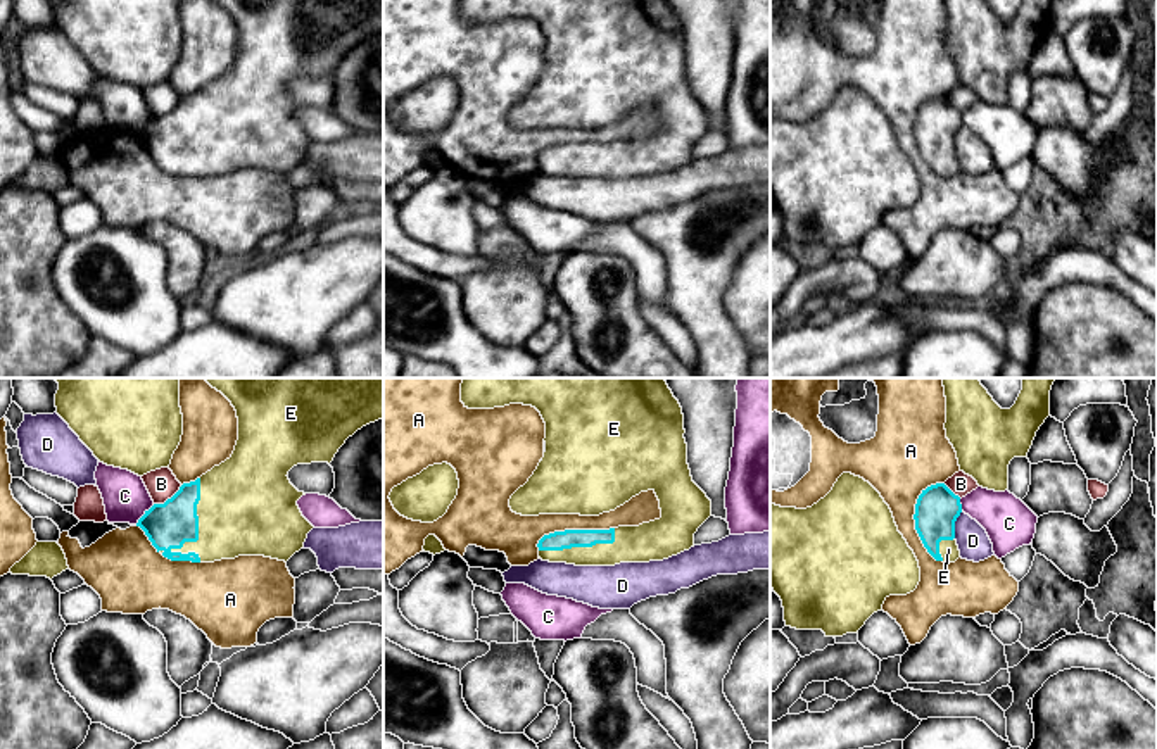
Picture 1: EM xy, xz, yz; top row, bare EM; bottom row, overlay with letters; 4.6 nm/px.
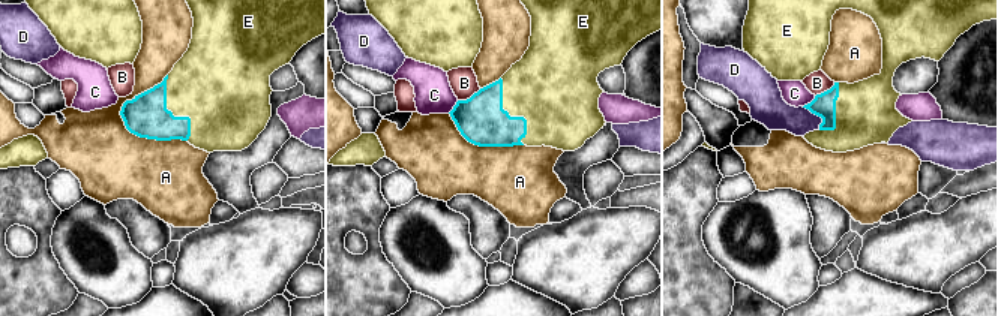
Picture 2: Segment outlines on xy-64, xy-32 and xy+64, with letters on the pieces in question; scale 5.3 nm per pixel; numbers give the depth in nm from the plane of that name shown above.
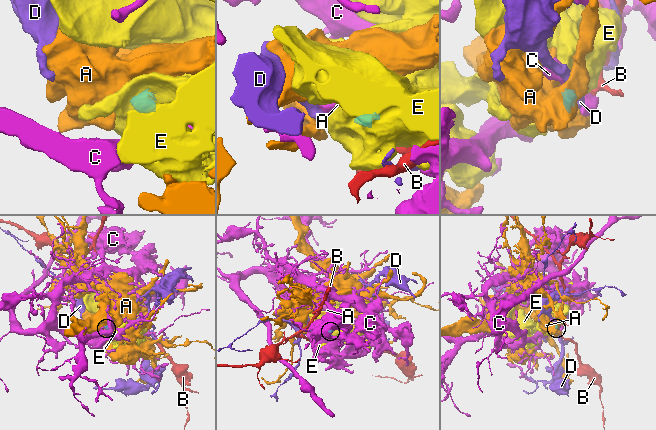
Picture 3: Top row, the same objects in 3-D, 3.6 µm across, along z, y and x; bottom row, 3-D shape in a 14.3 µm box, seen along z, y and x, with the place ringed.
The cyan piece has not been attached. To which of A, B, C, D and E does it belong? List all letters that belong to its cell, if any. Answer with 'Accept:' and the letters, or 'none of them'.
Accept: E

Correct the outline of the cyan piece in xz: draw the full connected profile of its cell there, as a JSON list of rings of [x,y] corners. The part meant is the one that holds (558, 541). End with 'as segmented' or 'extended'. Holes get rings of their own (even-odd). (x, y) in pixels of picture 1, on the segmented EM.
[[[465,378],[461,402],[468,409],[532,406],[546,423],[544,457],[509,499],[516,514],[599,516],[641,492],[656,494],[660,519],[544,535],[537,544],[542,561],[575,566],[663,561],[694,547],[694,533],[711,516],[711,500],[692,482],[687,464],[682,407],[663,378]]] | extended

